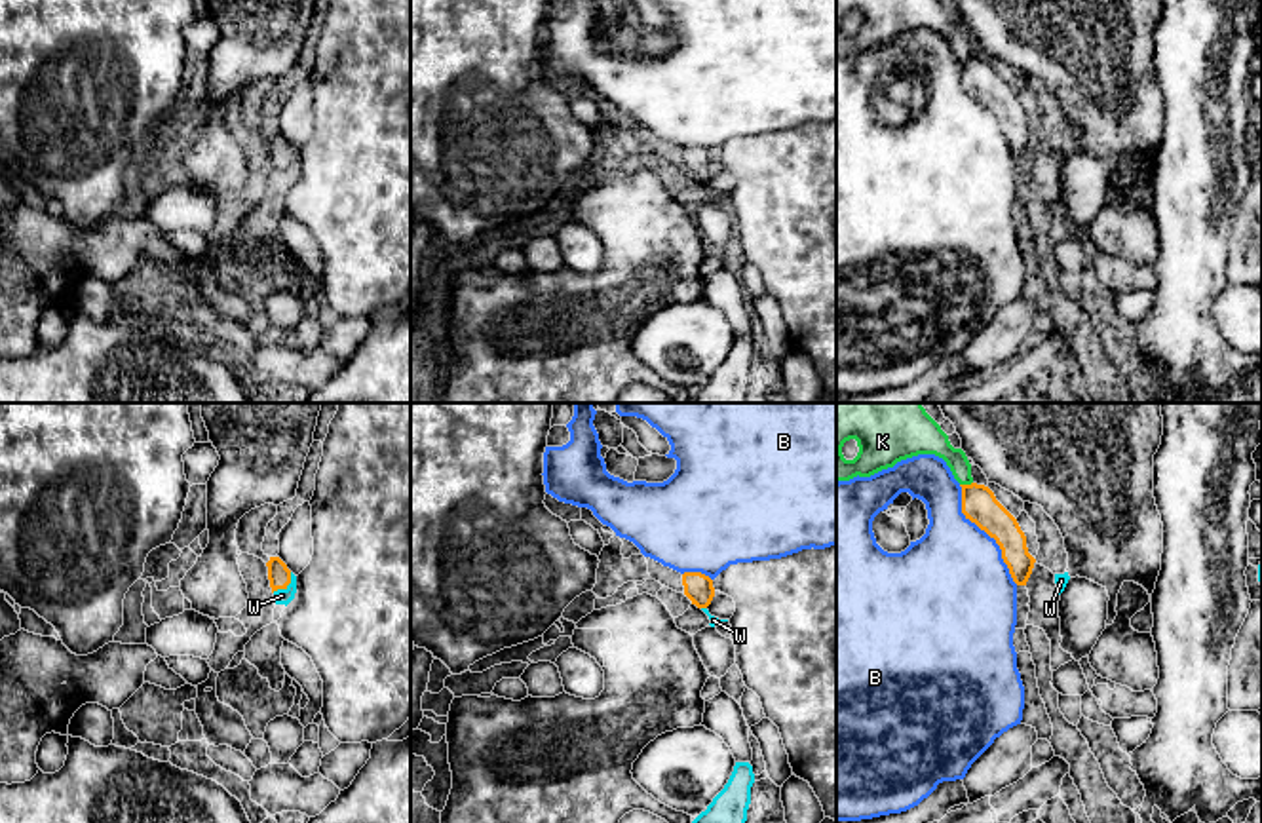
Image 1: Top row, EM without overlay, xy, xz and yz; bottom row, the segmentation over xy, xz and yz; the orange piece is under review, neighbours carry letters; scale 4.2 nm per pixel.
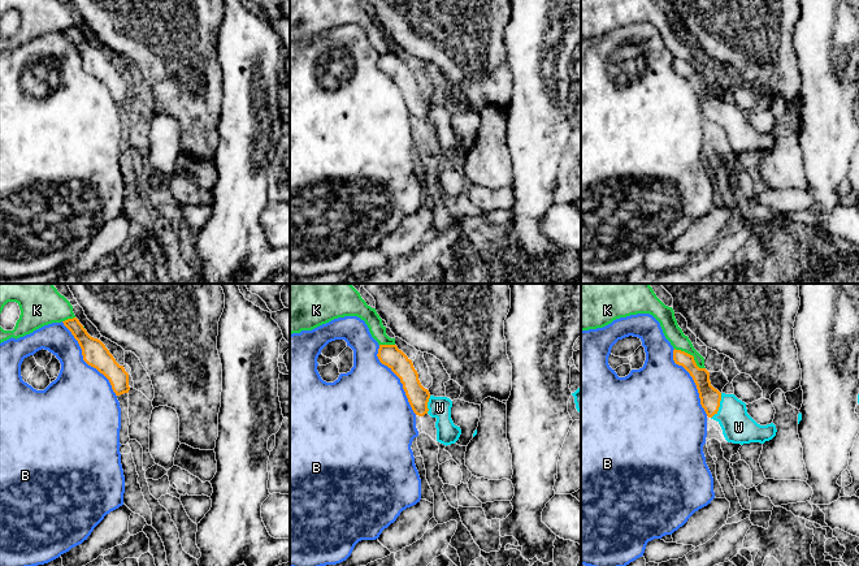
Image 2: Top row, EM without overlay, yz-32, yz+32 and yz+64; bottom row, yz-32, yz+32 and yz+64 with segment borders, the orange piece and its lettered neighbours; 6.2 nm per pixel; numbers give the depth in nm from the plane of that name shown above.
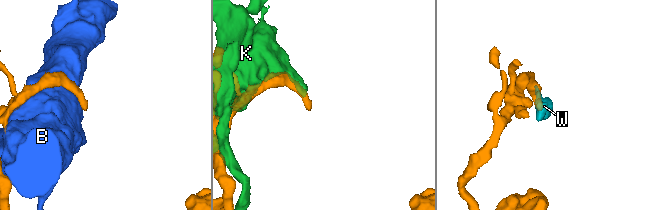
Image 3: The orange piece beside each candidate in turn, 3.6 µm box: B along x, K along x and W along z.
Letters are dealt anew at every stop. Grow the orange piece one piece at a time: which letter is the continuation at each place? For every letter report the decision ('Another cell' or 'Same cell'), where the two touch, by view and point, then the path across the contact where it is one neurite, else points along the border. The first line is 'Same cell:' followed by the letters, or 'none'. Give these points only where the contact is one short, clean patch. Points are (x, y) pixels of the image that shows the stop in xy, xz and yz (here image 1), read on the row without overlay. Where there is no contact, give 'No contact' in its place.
Same cell: W
B: Another cell. Touches orange at yz (987, 107)
K: Another cell. Touches orange at yz (966, 59)
W: Same cell. Touches orange at xy (286, 160). Path across: xy (280, 151), (286, 160), (282, 170)

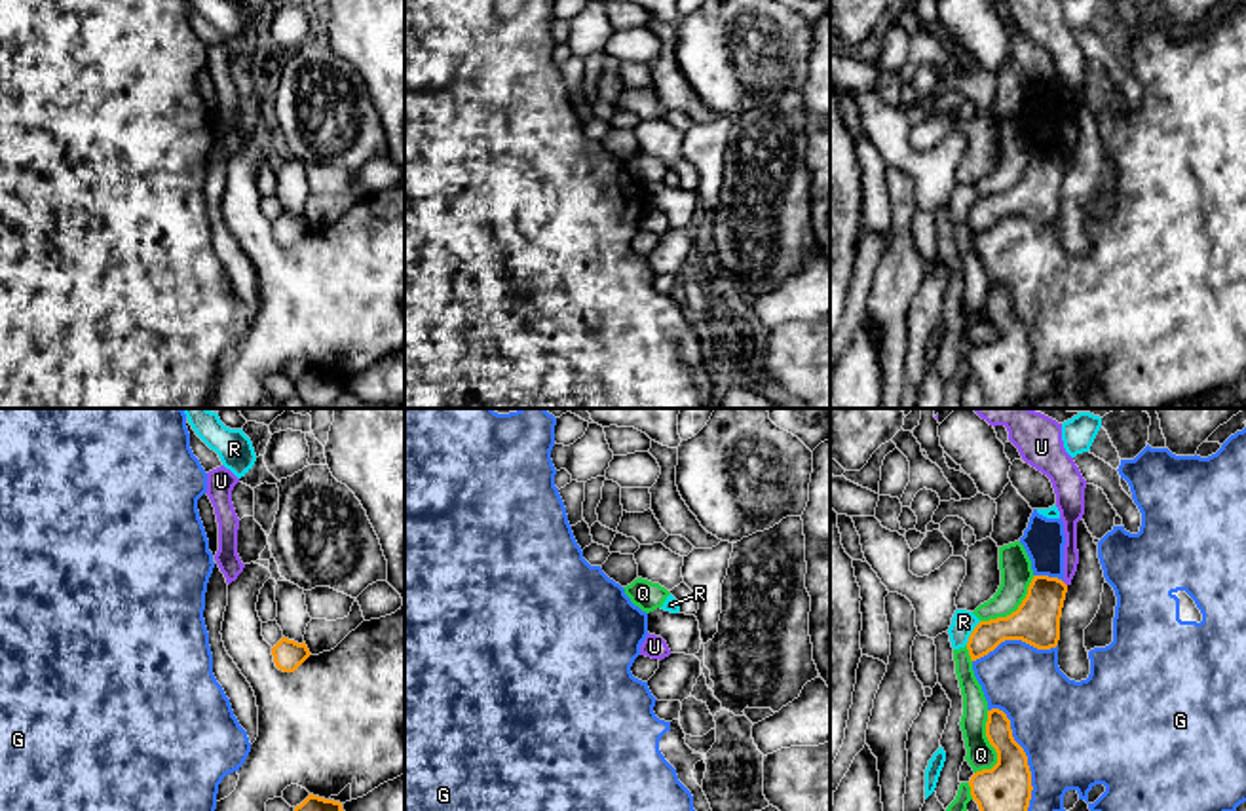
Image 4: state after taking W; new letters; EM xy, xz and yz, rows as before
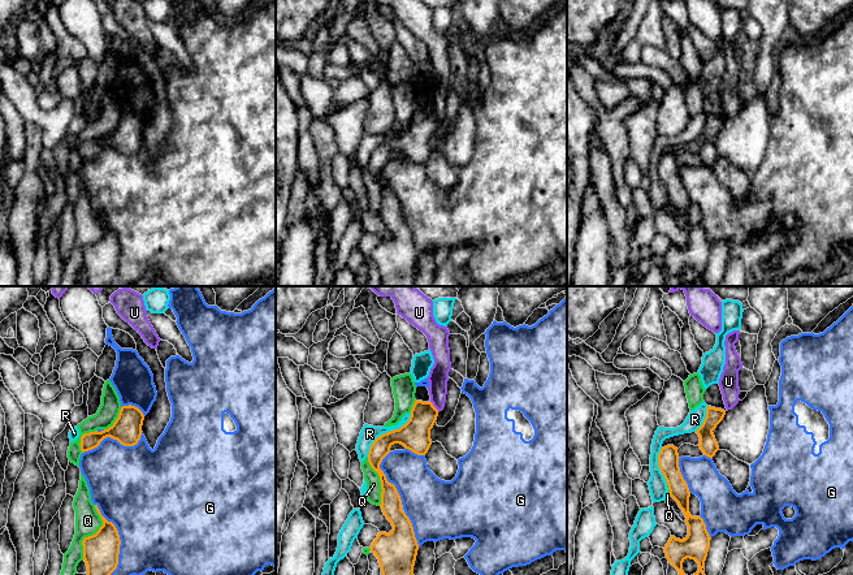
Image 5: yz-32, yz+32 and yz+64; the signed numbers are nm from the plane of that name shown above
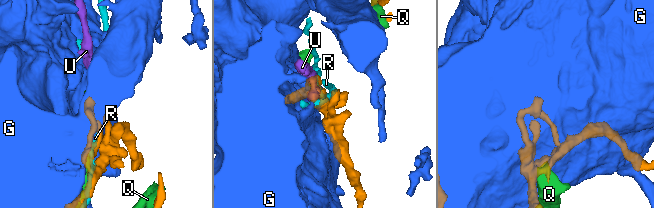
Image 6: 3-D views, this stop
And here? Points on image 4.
Same cell: none
G: Another cell. Touches orange at yz (1028, 340)
Q: Another cell. Touches orange at yz (992, 320)
R: Another cell. Touches orange at yz (971, 207)
U: Another cell. Touches orange at yz (1064, 158). Boundary: yz (1062, 156), (1066, 160)

